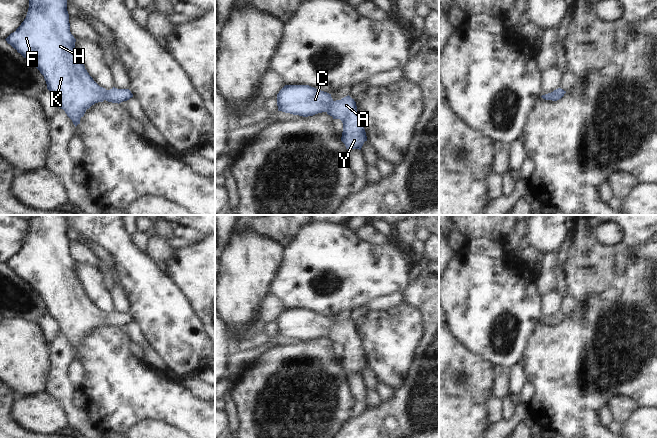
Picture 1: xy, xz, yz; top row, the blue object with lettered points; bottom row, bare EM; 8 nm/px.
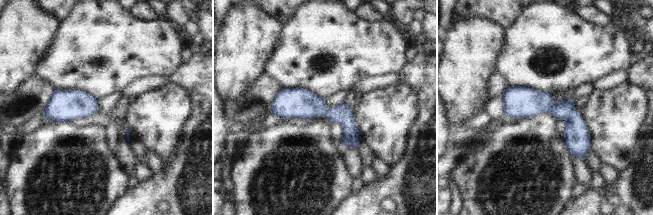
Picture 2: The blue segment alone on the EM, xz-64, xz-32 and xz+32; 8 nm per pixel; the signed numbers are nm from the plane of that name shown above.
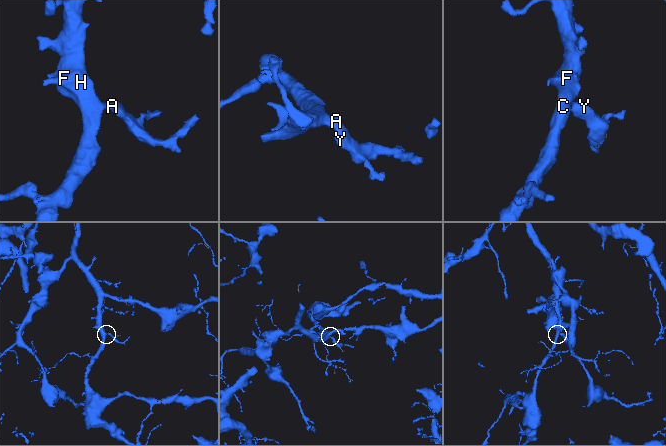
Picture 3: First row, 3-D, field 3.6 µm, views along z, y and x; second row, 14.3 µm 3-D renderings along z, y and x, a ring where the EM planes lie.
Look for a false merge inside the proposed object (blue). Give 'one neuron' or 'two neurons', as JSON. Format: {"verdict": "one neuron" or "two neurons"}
{"verdict": "one neuron"}

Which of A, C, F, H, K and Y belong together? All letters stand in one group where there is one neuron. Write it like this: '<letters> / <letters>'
A C F H K Y

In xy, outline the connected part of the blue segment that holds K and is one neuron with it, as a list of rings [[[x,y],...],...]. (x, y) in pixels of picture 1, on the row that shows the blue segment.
[[[29,0],[26,18],[5,40],[40,71],[47,89],[58,98],[59,108],[65,111],[75,127],[95,103],[106,100],[119,104],[133,97],[129,89],[113,87],[106,90],[89,75],[75,51],[76,39],[70,32],[67,0]]]

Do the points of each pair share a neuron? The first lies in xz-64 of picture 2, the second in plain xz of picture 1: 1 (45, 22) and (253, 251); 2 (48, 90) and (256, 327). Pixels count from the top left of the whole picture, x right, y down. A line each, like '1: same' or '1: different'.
1: same
2: same

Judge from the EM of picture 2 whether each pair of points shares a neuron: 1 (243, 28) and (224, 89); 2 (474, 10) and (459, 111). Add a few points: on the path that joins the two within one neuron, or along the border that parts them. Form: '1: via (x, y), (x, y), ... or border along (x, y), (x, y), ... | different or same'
1: via (243, 43), (233, 74) | same
2: border along (454, 15), (479, 15), (489, 18), (495, 23) | different

